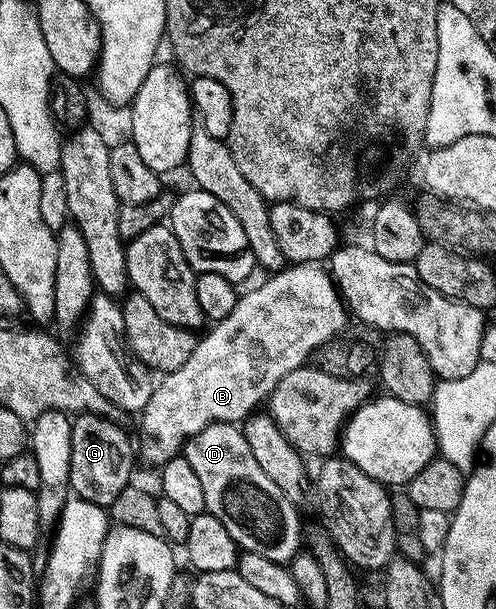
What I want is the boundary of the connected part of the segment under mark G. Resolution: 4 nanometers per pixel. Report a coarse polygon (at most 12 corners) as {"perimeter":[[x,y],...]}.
{"perimeter":[[72,421],[69,488],[108,506],[131,483],[135,444],[118,421]]}

